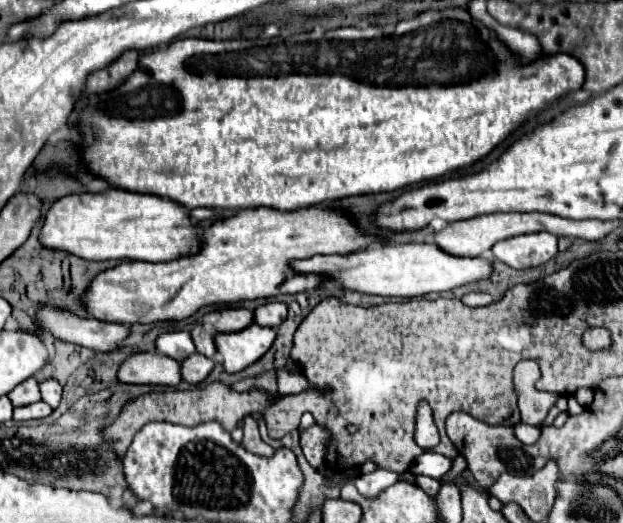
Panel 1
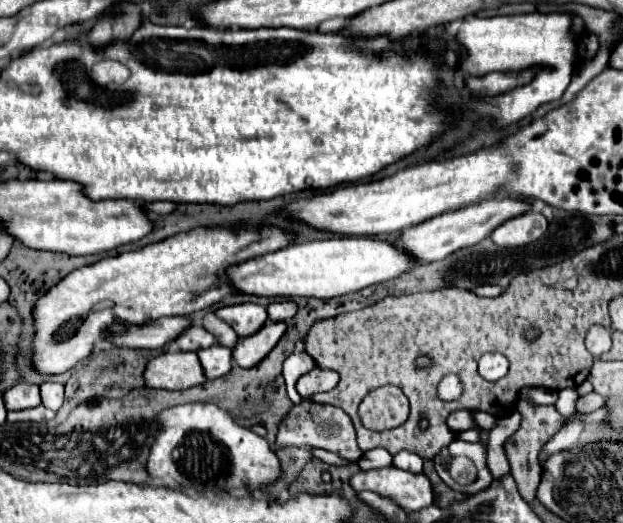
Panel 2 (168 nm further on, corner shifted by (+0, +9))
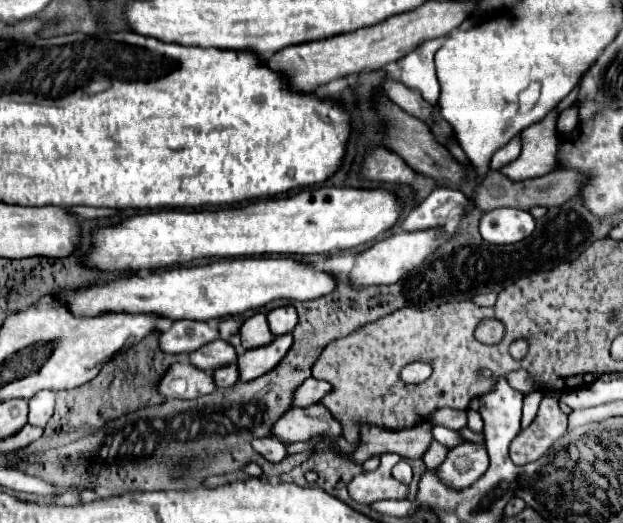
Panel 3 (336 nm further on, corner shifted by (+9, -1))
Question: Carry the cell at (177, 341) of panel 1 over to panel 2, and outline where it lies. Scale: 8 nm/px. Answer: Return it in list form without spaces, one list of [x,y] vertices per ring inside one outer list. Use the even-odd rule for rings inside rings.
[[[193,325],[179,339],[175,339],[175,347],[179,347],[181,351],[199,351],[199,349],[207,349],[215,343],[217,343],[215,337],[199,325]]]

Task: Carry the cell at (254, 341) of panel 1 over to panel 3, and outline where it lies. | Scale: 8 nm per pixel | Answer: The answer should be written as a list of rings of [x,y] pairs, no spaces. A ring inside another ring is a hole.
[[[280,335],[264,347],[256,347],[240,353],[236,359],[240,381],[252,381],[268,373],[272,367],[280,363],[280,359],[286,355],[290,345],[292,345],[292,335]]]

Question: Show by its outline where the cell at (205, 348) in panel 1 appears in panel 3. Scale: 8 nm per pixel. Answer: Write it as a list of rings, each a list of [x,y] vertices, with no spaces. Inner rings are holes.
[[[226,319],[226,321],[220,321],[218,323],[218,333],[220,333],[220,339],[230,343],[232,347],[240,347],[240,337],[238,337],[238,327],[240,327],[242,321],[234,321],[234,319]]]

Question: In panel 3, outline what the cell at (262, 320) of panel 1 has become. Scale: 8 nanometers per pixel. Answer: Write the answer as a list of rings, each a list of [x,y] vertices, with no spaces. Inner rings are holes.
[[[292,305],[272,309],[272,311],[268,311],[266,317],[268,317],[268,325],[270,325],[270,331],[274,337],[290,333],[294,329],[294,325],[298,323],[298,315]]]

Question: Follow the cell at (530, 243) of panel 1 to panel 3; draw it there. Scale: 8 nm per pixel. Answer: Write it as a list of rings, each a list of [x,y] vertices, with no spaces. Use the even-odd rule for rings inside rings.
[[[496,209],[480,219],[480,235],[492,245],[510,245],[530,237],[534,217],[520,209]]]

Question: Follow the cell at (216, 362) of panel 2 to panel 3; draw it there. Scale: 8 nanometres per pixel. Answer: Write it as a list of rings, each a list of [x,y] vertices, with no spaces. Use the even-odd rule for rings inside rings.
[[[228,363],[224,367],[216,367],[212,371],[212,379],[216,383],[216,387],[230,387],[238,381],[238,367],[236,363]]]

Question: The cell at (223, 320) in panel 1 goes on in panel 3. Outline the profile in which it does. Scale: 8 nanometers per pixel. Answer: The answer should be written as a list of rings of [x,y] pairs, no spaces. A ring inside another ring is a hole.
[[[256,313],[250,319],[246,319],[240,325],[238,333],[240,333],[244,349],[254,349],[254,347],[268,345],[274,339],[274,335],[268,331],[268,321],[266,321],[264,313]]]

